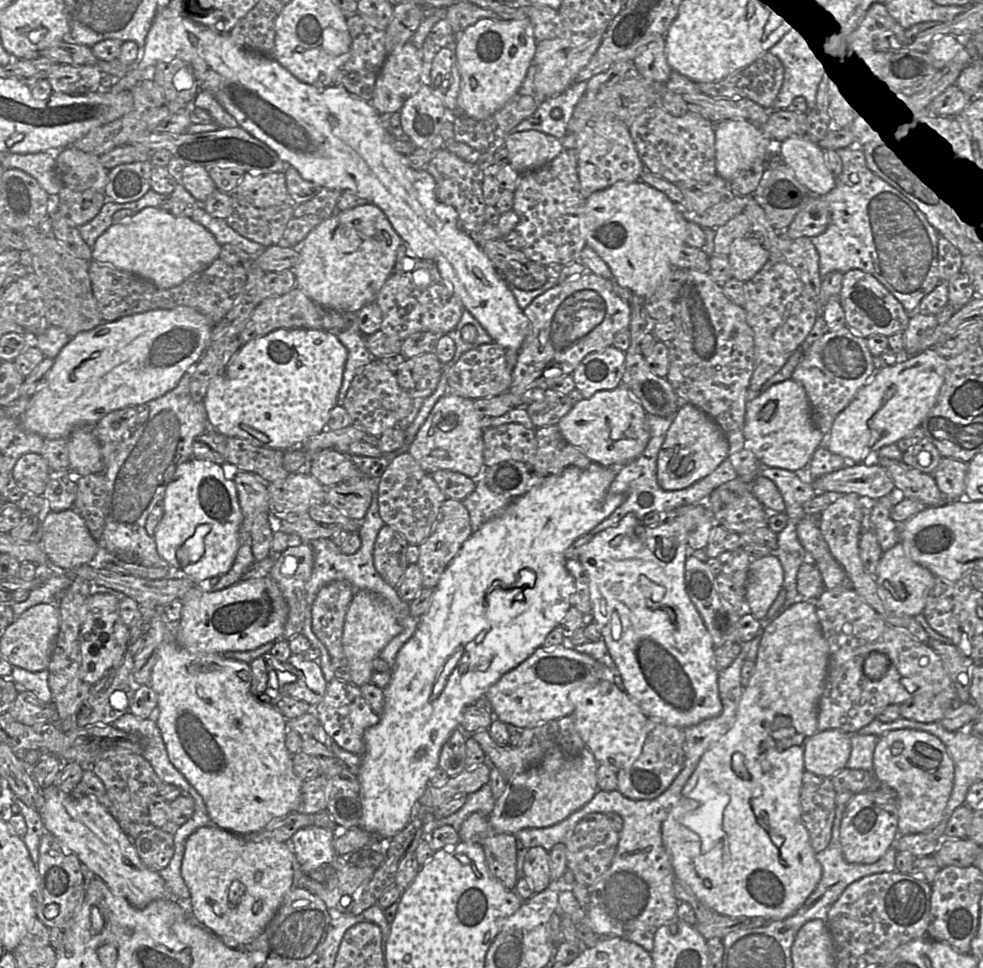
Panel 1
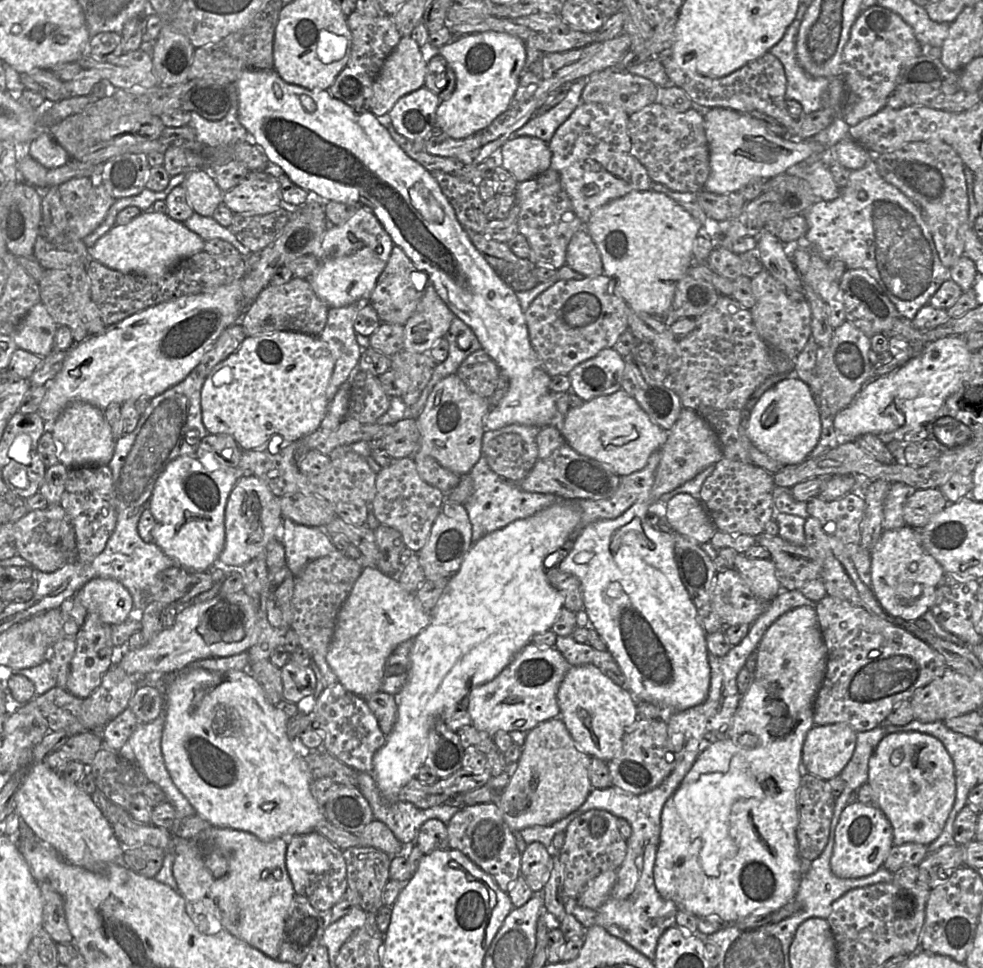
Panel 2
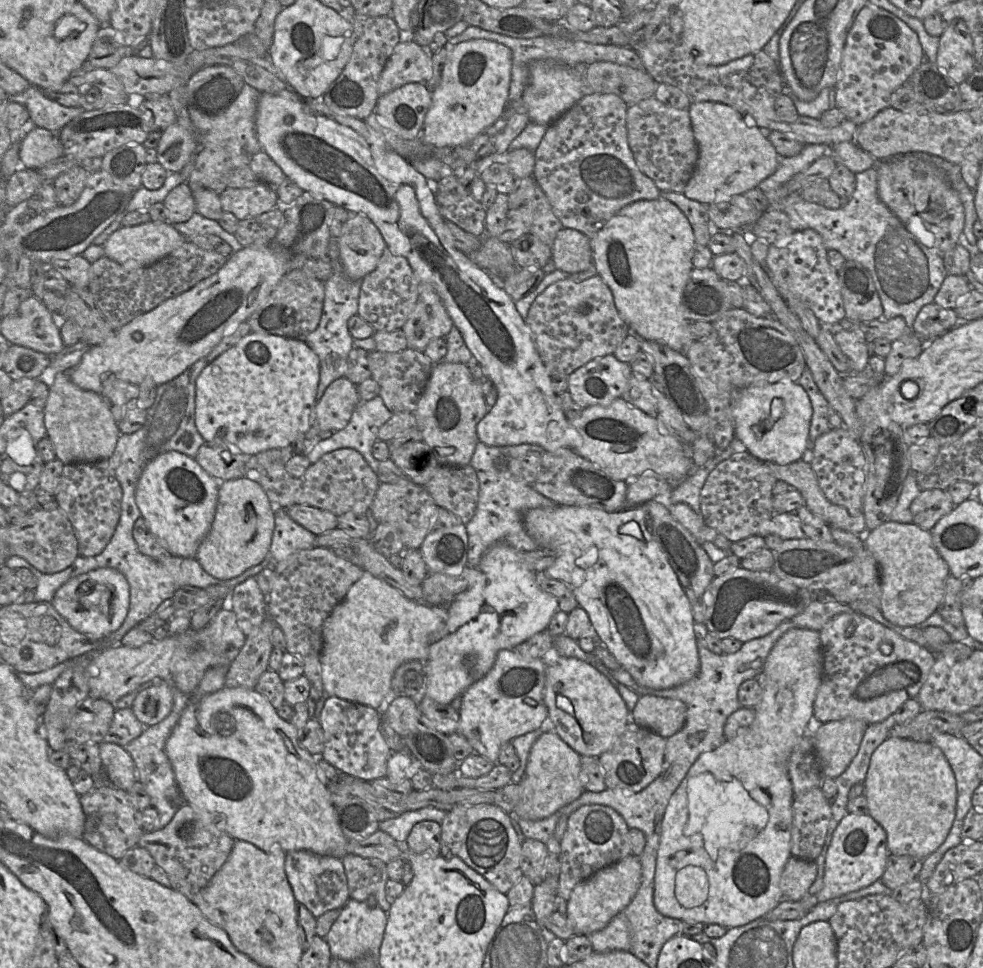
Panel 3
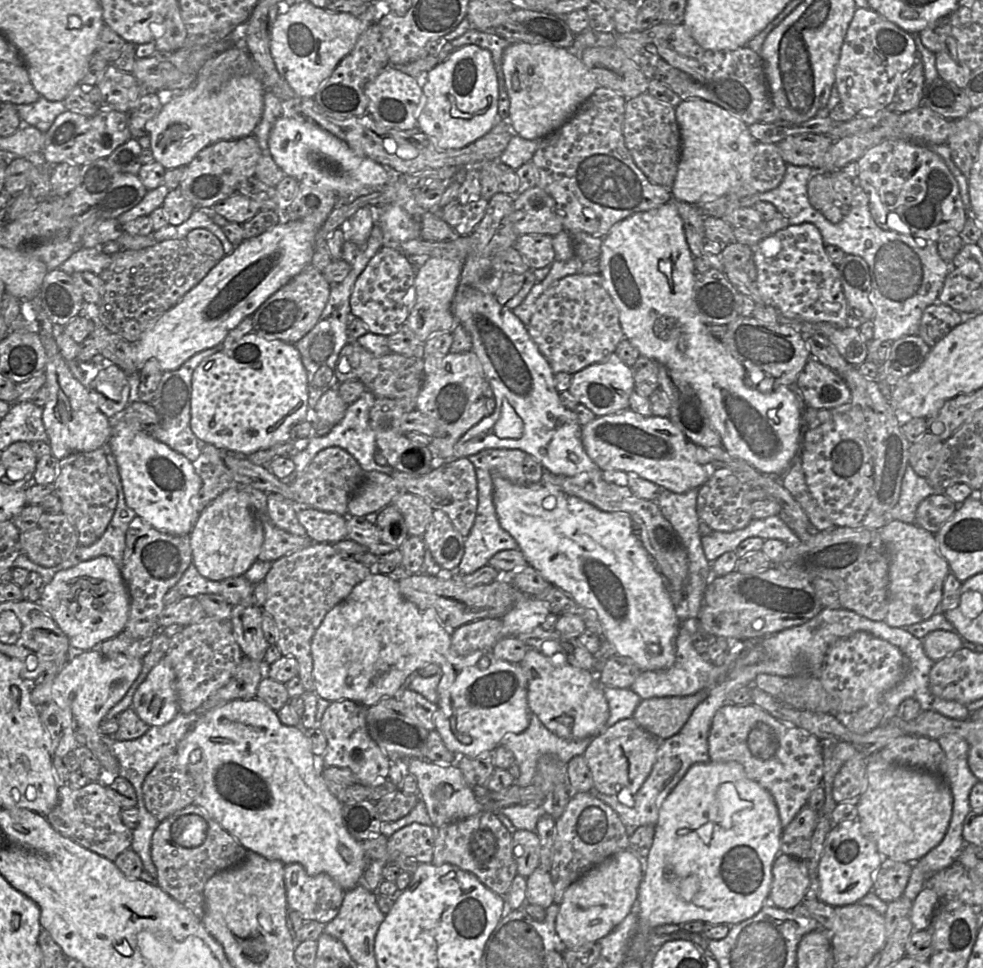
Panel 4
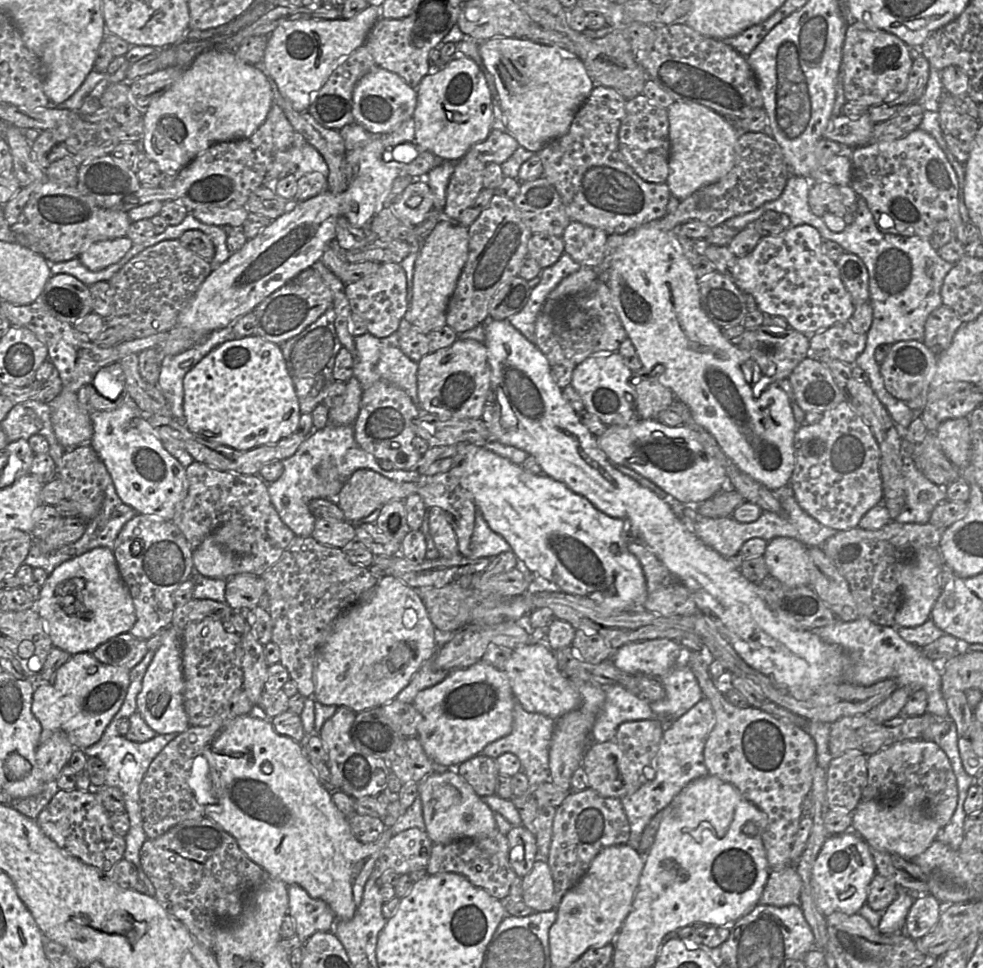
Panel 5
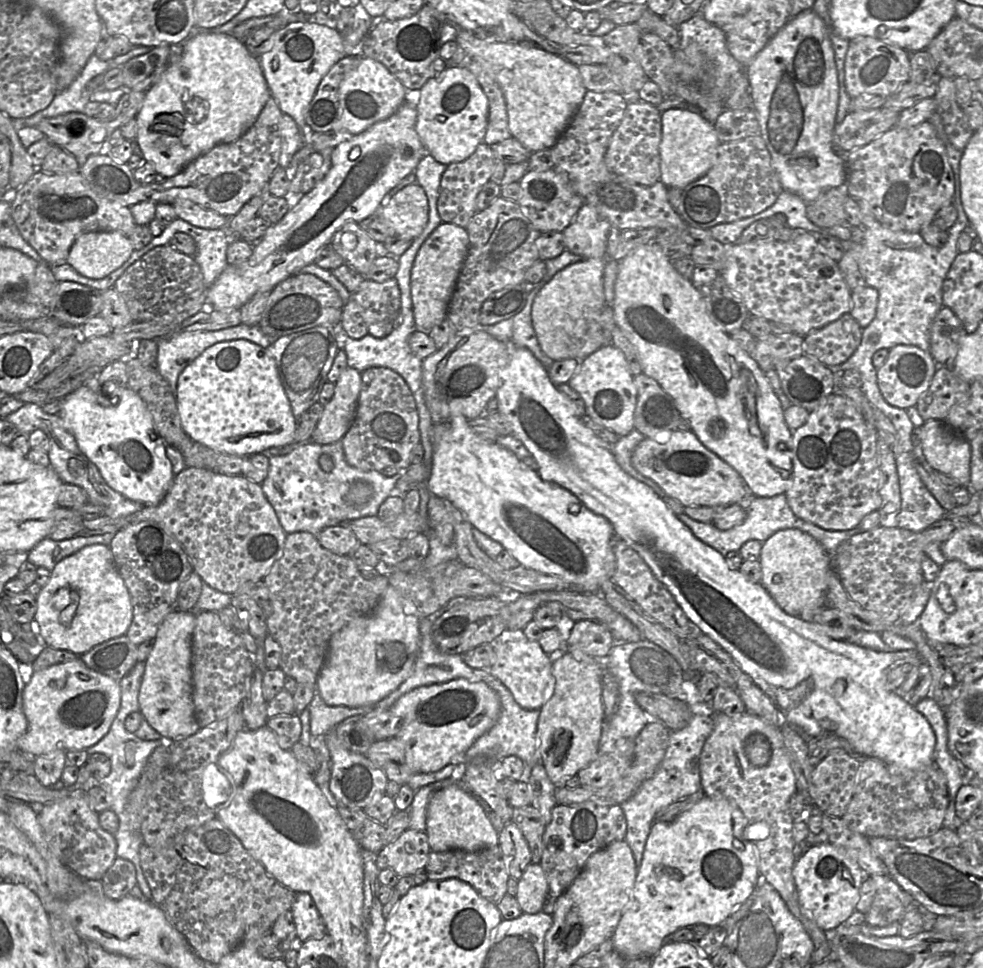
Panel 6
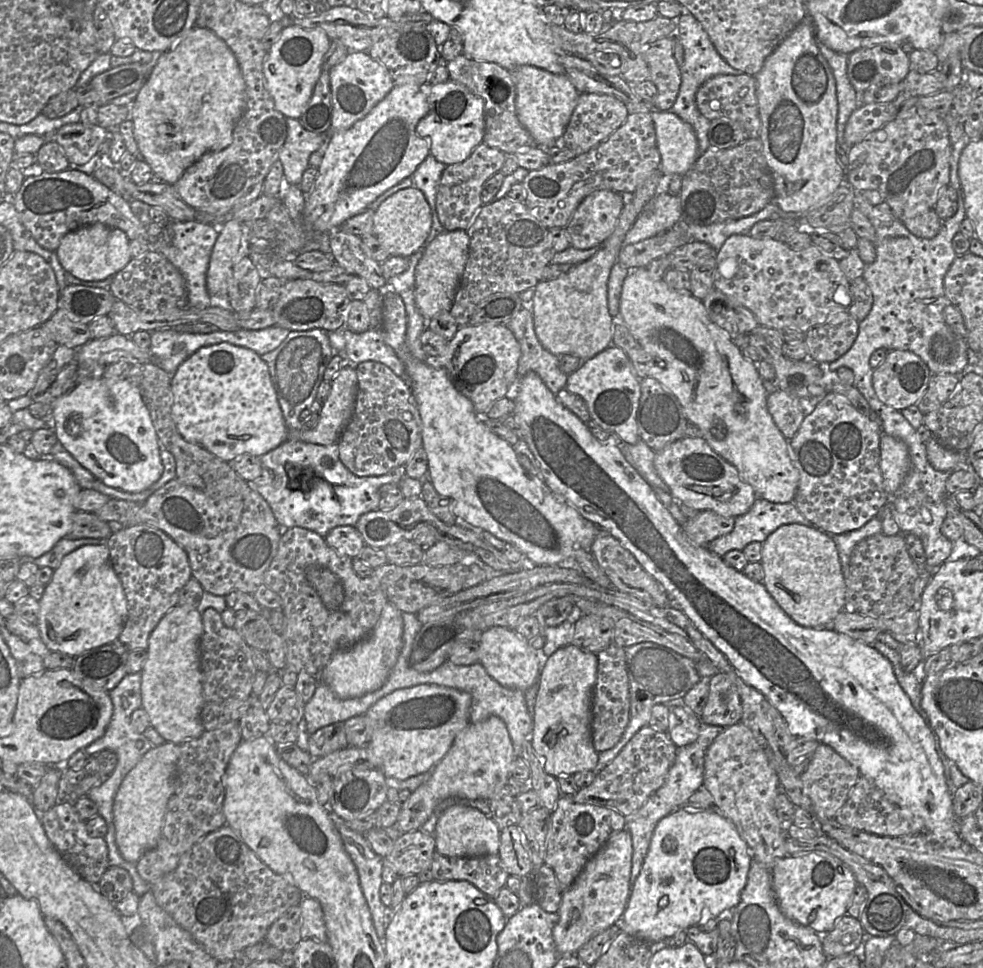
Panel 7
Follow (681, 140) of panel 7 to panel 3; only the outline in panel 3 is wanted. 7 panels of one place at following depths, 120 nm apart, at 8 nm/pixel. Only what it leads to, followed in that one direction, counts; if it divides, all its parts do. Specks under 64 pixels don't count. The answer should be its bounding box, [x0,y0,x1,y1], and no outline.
[683,101,782,205]

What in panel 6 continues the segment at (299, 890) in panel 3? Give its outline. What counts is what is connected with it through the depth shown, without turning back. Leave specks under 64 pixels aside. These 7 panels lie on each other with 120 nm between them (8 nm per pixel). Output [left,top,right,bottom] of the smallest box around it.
[290,893,325,941]

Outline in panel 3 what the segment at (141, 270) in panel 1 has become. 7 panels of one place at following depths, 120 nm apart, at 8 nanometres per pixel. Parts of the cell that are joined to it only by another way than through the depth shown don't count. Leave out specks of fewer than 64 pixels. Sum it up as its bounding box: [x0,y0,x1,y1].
[104,222,187,267]

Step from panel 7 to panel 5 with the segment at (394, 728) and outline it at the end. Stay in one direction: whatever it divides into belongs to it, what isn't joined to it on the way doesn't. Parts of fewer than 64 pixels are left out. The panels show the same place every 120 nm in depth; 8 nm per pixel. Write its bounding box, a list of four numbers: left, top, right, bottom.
[412,660,514,766]

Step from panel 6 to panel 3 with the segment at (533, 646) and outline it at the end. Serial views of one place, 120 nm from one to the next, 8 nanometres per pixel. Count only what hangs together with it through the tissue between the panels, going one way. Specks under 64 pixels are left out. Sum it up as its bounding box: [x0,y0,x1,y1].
[544,655,631,758]

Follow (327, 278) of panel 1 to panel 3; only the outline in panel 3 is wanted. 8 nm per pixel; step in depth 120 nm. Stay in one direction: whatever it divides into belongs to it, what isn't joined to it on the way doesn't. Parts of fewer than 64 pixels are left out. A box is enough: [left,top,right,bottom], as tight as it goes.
[337,214,386,281]

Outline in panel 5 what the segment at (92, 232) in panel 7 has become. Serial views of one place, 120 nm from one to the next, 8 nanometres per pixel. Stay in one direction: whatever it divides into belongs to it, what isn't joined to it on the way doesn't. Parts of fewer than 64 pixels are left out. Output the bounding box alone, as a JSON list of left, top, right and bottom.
[79,236,134,271]

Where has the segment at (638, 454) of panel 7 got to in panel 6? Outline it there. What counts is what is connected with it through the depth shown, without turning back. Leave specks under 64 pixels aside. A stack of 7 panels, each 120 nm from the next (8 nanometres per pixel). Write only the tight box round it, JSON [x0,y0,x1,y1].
[612,429,667,498]

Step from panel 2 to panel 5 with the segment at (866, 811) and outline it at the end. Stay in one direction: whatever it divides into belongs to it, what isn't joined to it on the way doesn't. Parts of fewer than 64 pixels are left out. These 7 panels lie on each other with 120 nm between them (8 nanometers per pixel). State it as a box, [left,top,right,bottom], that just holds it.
[811,831,876,916]

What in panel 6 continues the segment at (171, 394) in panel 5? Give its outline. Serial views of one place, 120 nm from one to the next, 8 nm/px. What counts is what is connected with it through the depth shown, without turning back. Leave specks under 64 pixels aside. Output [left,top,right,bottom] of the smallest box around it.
[157,324,276,396]

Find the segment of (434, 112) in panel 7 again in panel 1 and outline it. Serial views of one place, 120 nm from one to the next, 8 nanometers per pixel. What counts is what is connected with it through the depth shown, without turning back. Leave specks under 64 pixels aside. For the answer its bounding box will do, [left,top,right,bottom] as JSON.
[455,19,537,119]

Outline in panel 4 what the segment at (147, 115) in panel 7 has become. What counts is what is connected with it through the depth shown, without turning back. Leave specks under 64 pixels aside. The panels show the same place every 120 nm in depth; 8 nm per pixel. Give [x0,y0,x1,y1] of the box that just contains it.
[146,74,265,170]

